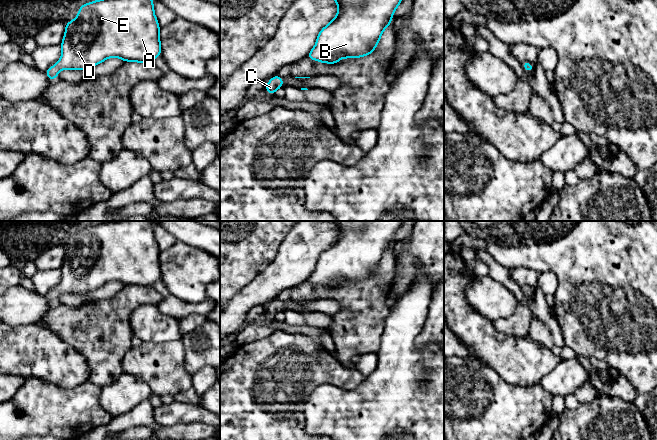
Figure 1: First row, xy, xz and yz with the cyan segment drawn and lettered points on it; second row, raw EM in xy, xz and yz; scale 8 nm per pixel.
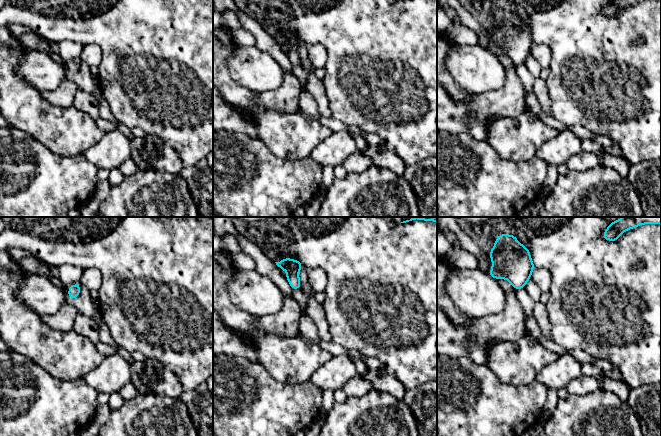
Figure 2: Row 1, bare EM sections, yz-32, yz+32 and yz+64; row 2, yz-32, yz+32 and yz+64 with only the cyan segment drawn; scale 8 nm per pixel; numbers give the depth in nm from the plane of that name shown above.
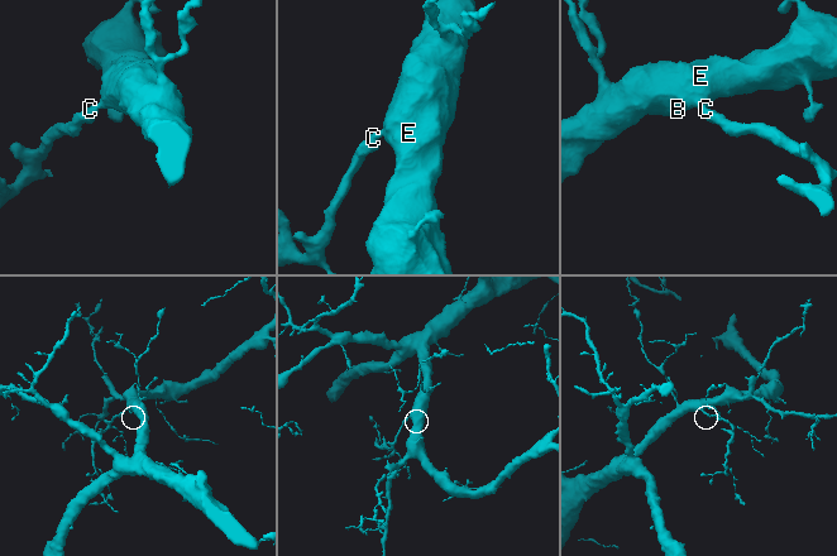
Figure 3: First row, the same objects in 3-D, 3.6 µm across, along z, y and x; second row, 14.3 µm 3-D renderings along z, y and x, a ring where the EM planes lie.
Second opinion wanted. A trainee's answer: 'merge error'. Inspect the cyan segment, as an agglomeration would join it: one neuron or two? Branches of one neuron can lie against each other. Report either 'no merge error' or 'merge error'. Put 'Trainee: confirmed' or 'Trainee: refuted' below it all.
no merge error
Trainee: refuted

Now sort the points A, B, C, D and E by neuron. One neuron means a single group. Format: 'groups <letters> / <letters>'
groups A B C D E

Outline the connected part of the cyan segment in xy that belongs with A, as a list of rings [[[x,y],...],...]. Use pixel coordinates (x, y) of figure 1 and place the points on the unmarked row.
[[[111,221],[80,229],[77,241],[65,247],[65,250],[66,254],[60,268],[62,280],[54,290],[45,295],[51,305],[57,303],[60,294],[85,294],[112,281],[118,281],[123,286],[152,287],[162,277],[159,261],[160,250],[154,238],[153,223],[151,221]]]

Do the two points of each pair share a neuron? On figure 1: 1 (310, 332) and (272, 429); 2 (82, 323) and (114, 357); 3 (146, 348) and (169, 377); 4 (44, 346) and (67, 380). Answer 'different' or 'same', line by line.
1: different
2: same
3: same
4: same

